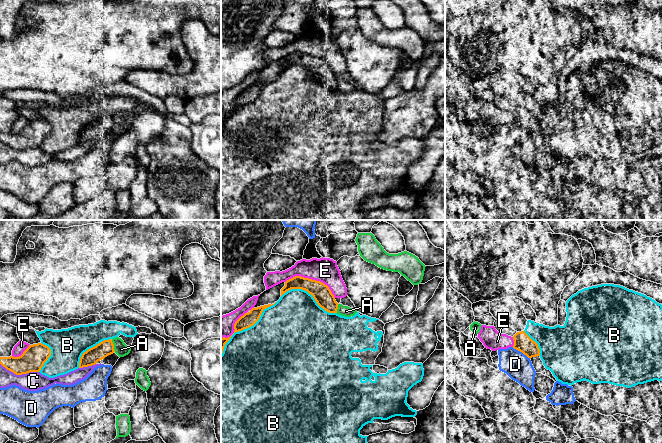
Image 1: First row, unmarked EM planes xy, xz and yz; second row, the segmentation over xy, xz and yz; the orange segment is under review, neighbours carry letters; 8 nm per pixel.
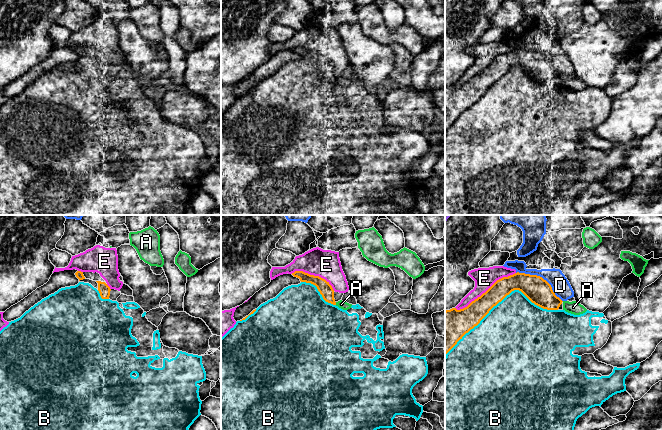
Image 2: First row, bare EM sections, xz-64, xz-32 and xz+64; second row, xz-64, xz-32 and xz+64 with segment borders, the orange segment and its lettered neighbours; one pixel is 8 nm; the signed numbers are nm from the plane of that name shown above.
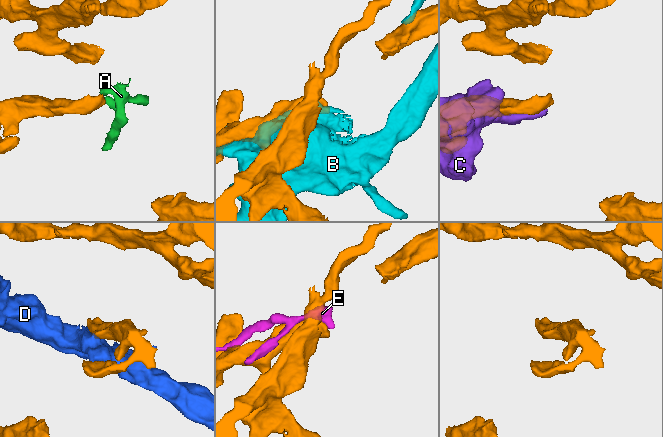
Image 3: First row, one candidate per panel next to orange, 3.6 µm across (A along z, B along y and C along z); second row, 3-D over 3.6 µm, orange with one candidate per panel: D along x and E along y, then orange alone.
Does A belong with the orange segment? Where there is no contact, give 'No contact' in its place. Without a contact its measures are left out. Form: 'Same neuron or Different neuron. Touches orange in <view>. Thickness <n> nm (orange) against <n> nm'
Different neuron. Touches orange in xy. Thickness 120 nm (orange) against 110 nm

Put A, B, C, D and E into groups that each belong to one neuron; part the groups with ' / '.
A B E / C / D

